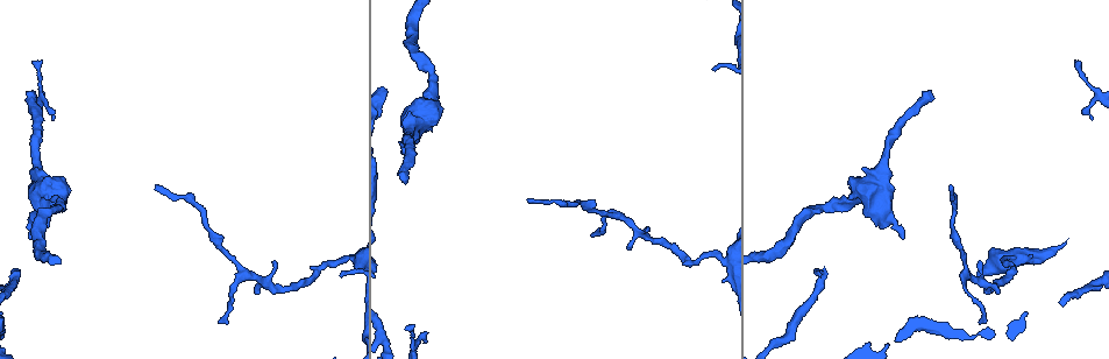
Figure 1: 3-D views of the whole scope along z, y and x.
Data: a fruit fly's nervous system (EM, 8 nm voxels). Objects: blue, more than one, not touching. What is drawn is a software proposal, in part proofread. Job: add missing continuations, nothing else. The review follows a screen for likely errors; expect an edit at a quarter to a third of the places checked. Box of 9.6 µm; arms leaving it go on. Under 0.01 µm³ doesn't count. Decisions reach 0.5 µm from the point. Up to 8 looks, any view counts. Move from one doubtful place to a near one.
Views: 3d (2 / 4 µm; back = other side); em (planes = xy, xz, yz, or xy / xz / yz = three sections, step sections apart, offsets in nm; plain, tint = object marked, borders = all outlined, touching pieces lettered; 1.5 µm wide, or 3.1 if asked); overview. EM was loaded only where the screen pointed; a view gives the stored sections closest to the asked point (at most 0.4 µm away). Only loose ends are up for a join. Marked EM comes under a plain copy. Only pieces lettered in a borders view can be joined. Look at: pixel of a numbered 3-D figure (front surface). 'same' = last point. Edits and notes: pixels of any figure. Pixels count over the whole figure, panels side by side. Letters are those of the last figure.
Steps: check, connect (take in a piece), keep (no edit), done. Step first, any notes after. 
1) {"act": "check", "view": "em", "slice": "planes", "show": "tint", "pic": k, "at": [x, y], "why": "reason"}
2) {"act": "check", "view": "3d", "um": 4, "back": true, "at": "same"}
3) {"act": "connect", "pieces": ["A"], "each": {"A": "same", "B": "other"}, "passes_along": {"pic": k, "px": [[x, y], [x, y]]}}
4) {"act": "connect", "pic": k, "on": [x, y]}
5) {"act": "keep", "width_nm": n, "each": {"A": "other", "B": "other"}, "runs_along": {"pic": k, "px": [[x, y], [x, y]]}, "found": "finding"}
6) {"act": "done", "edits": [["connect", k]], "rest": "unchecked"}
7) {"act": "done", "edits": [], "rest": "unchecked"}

{"act": "check", "view": "em", "slice": "planes", "show": "borders", "pic": 1, "at": [30, 91], "why": "branch stops here"}

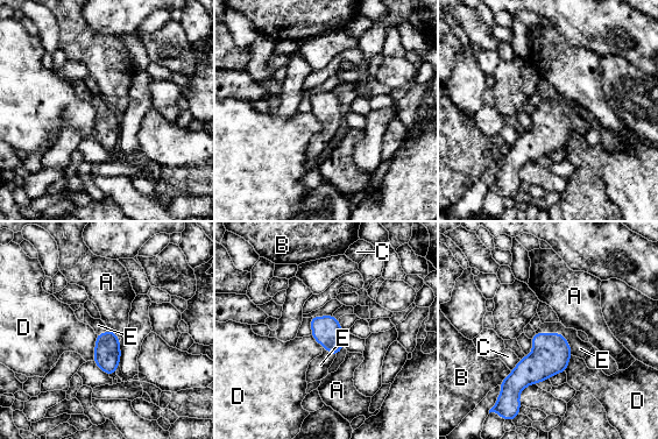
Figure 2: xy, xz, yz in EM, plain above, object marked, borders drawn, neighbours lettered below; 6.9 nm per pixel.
{"act": "connect", "pieces": ["E"], "each": {"A": "other", "B": "other", "C": "other", "D": "other", "E": "same"}, "found": "the neuron continues"}

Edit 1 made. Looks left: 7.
{"act": "check", "view": "overview", "why": "see it whole again"}

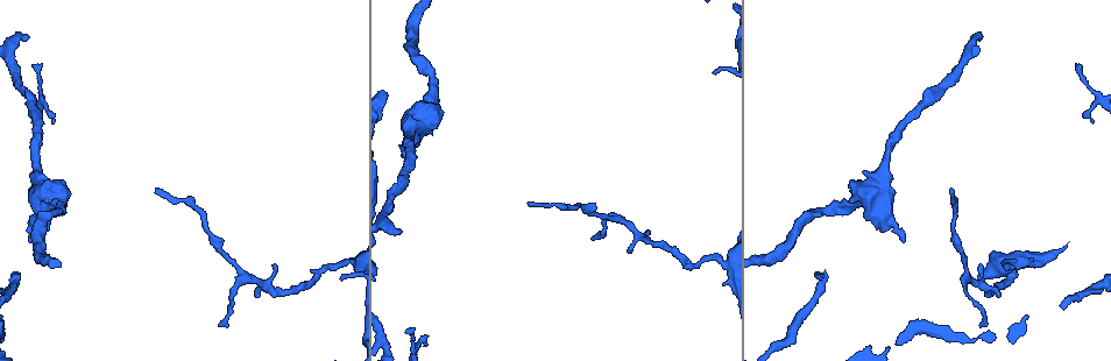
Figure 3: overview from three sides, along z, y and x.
{"act": "check", "view": "em", "slice": "planes", "show": "tint", "pic": 3, "at": [27, 39], "why": "long arm stops here"}

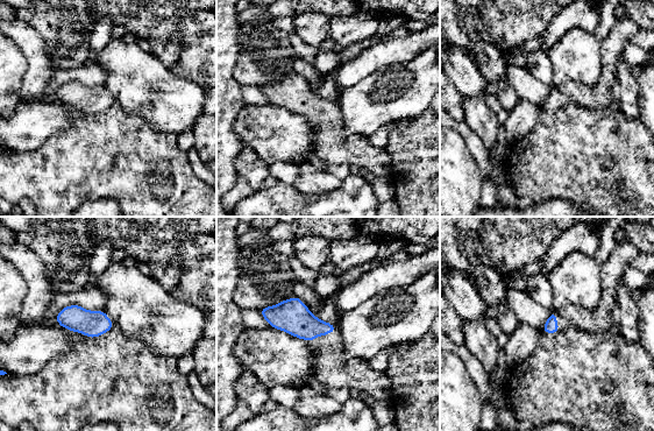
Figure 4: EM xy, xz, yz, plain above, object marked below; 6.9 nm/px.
{"act": "check", "view": "em", "slice": "planes", "show": "borders", "at": "same", "why": "what lies round it"}

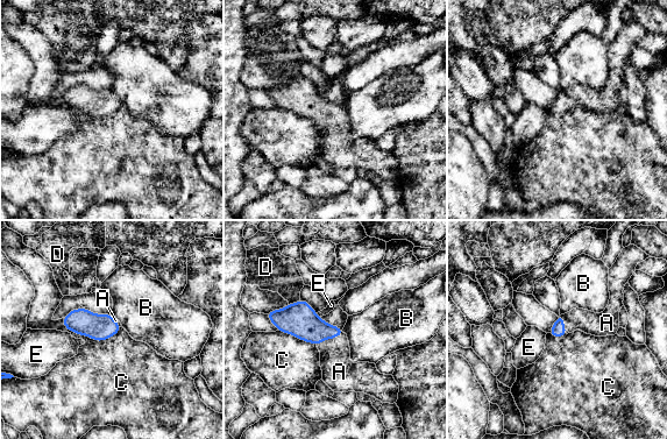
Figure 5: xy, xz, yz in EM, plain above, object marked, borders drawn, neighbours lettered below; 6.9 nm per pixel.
{"act": "connect", "pieces": ["A"], "each": {"A": "same", "B": "other", "C": "other", "D": "other", "E": "other"}, "passes_along": {"pic": 5, "px": [[299, 319], [330, 338], [339, 372]]}, "found": "the neuron continues"}

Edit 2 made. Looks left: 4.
{"act": "check", "view": "overview"}

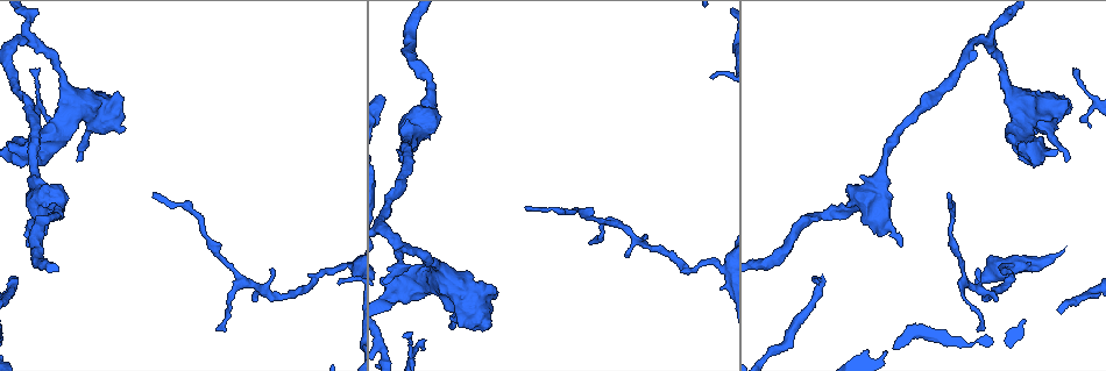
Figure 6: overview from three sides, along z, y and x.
{"act": "check", "view": "em", "slice": "planes", "show": "borders", "pic": 6, "at": [405, 333], "why": "an open end"}

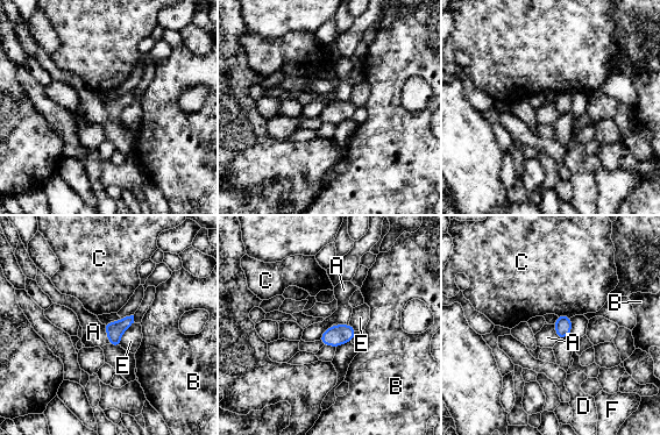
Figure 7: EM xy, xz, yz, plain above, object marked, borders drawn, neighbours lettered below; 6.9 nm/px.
{"act": "keep", "each": {"A": "other", "B": "other", "C": "other", "D": "other", "E": "other", "F": "other"}, "border": {"pic": 7, "px": [[103, 325], [110, 343]]}, "found": "no lettered piece goes on from it"}

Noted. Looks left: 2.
{"act": "check", "view": "em", "slice": "xy", "step": 4, "show": "tint", "pic": 6, "at": [153, 196], "why": "free end"}

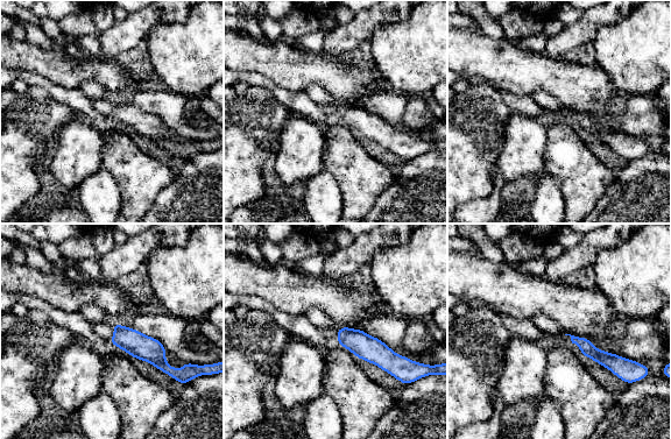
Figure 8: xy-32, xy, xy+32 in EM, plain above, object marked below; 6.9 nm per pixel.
{"act": "check", "view": "em", "slice": "yz", "step": 4, "show": "borders", "at": "same"}

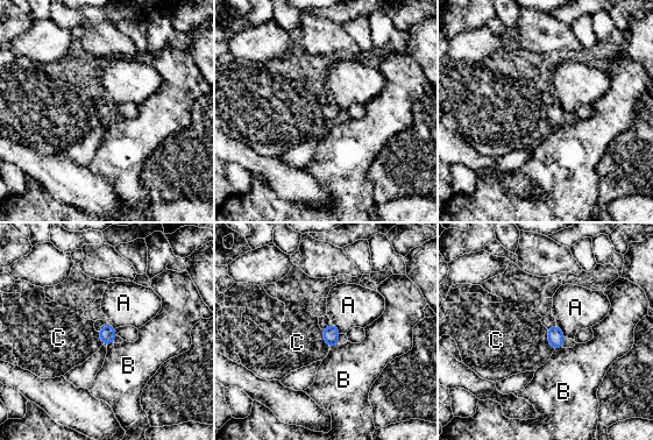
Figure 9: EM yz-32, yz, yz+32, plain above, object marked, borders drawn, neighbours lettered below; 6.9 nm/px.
{"act": "keep", "width_nm": 110, "each": {"A": "other", "B": "other", "C": "other"}, "border": {"pic": 9, "px": [[546, 330], [548, 343], [554, 349]]}, "found": "no lettered piece goes on from it"}

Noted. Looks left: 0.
{"act": "done", "edits": [["connect", 2], ["connect", 5]], "rest": "unchecked"}

